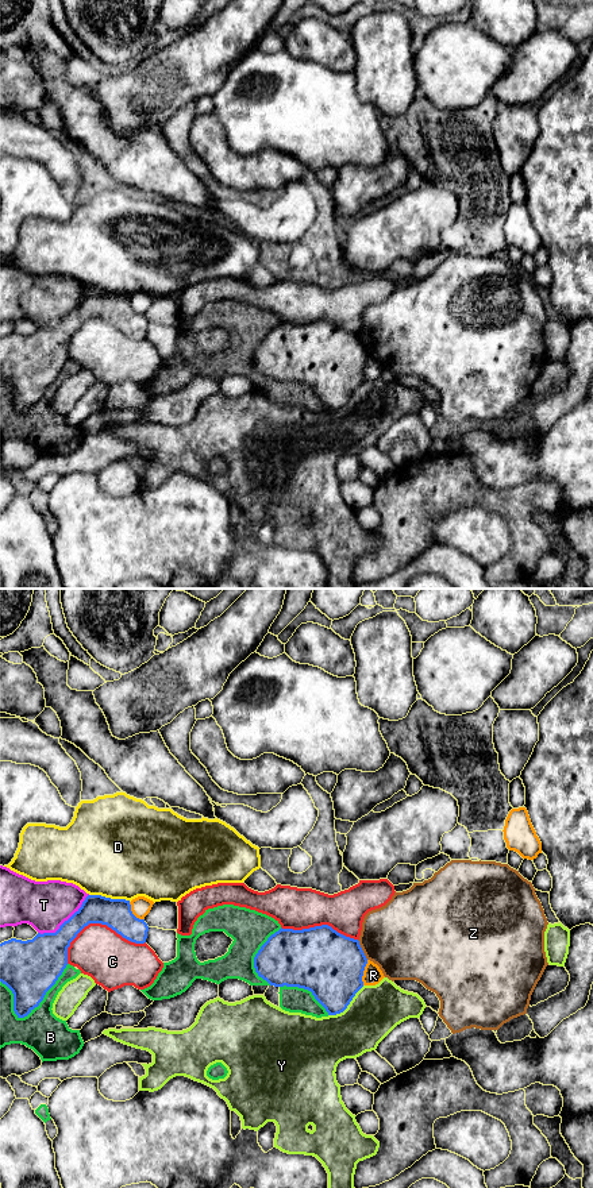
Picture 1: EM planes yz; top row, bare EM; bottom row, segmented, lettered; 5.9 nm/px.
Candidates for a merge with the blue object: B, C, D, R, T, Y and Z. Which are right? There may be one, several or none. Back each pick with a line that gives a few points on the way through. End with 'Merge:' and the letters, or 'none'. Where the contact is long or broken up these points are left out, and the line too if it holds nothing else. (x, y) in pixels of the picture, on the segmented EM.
Merge: none

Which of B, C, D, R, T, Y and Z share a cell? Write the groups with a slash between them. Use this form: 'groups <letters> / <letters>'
groups B / C / D / R / T / Y / Z

